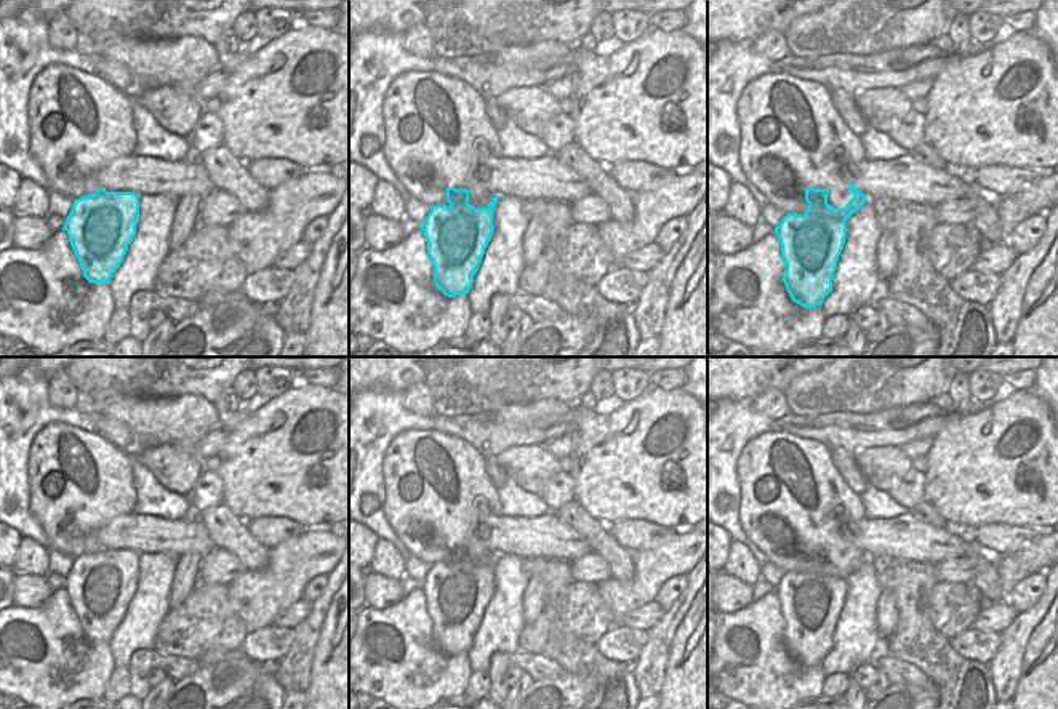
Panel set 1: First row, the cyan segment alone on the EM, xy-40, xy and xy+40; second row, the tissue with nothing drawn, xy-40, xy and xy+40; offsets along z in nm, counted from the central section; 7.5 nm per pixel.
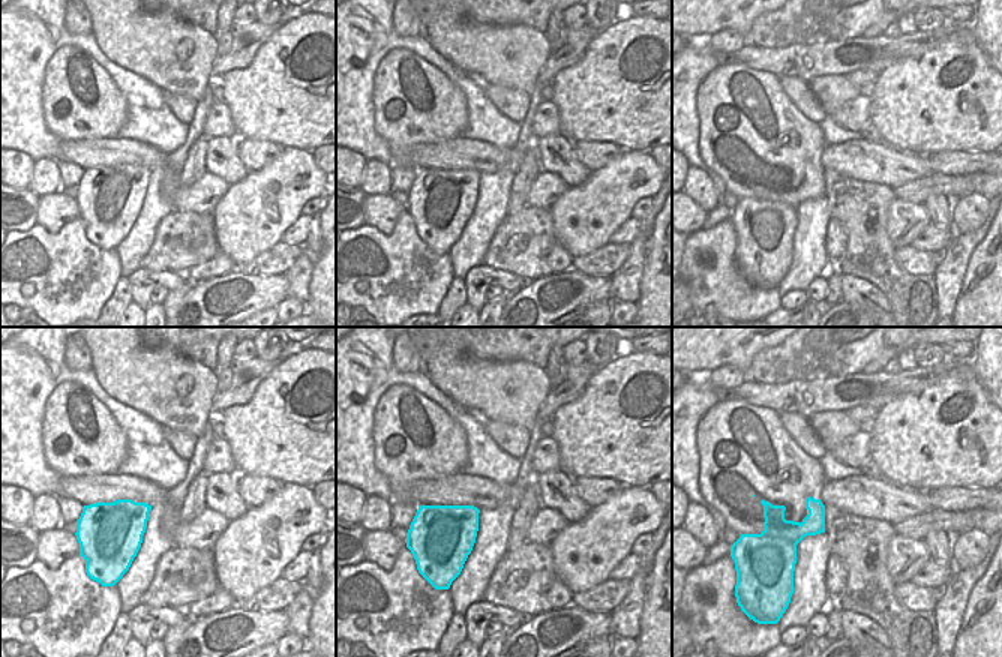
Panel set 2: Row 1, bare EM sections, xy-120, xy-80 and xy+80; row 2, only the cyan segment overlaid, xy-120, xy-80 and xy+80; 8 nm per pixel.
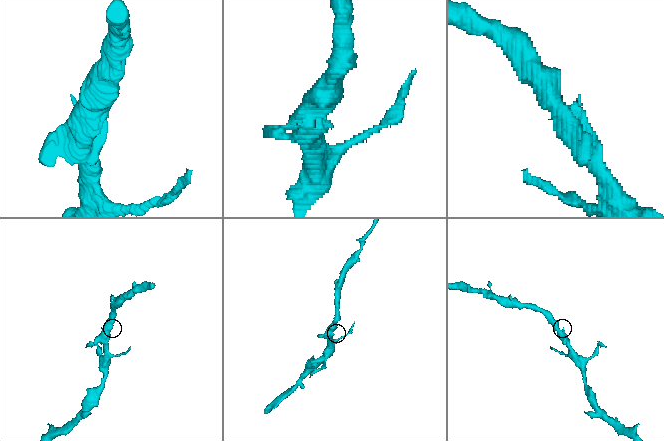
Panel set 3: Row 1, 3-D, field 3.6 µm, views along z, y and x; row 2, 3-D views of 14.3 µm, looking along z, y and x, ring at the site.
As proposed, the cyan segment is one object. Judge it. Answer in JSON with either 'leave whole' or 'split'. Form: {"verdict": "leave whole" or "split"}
{"verdict": "leave whole"}

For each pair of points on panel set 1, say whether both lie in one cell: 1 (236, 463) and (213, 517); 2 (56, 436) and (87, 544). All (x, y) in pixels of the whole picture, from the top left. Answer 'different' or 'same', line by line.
1: different
2: same

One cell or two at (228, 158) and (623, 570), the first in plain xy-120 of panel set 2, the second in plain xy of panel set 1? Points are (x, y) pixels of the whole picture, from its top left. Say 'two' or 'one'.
one

